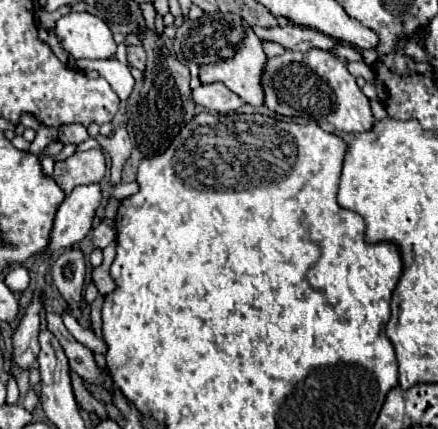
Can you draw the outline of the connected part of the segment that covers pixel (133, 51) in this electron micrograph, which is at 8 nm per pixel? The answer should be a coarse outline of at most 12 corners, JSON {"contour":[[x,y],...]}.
{"contour":[[129,46],[129,64],[145,70],[147,54],[141,46]]}

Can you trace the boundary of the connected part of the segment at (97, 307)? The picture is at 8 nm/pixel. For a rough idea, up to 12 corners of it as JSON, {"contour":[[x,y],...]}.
{"contour":[[99,294],[91,302],[93,332],[101,336],[101,306],[103,296]]}

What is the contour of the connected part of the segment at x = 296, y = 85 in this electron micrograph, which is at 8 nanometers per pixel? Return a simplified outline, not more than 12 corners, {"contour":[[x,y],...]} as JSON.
{"contour":[[327,50],[269,58],[265,104],[283,116],[367,132],[355,76]]}

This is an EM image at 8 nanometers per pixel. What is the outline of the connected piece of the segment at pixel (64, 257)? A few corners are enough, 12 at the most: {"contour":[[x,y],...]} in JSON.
{"contour":[[77,246],[63,252],[51,270],[53,284],[81,316],[87,270]]}

